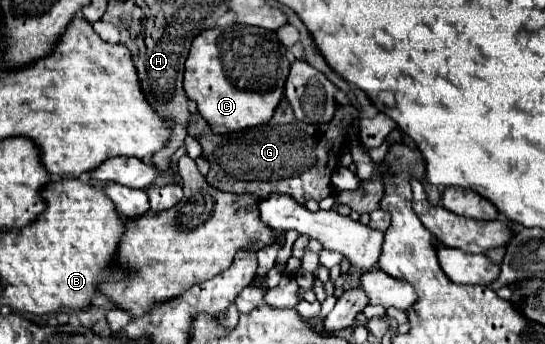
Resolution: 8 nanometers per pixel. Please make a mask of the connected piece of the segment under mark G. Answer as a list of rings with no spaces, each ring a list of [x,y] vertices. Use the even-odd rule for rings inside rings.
[[[283,100],[279,104],[279,108],[275,110],[273,118],[263,124],[263,126],[255,126],[237,134],[225,134],[225,136],[217,136],[211,132],[211,128],[207,126],[207,122],[203,120],[203,116],[199,116],[197,112],[191,118],[189,124],[189,136],[193,136],[201,148],[203,148],[203,158],[207,158],[211,162],[211,170],[207,174],[207,182],[215,184],[217,190],[223,192],[235,192],[235,194],[257,194],[261,198],[267,198],[269,194],[289,194],[293,200],[297,200],[299,204],[305,204],[307,200],[315,200],[321,202],[323,198],[331,196],[331,174],[337,168],[337,154],[341,154],[341,150],[347,144],[347,130],[351,124],[359,122],[359,110],[353,106],[337,106],[335,118],[329,124],[305,124],[301,120],[297,120],[293,116],[293,110],[289,106],[287,100]]]

